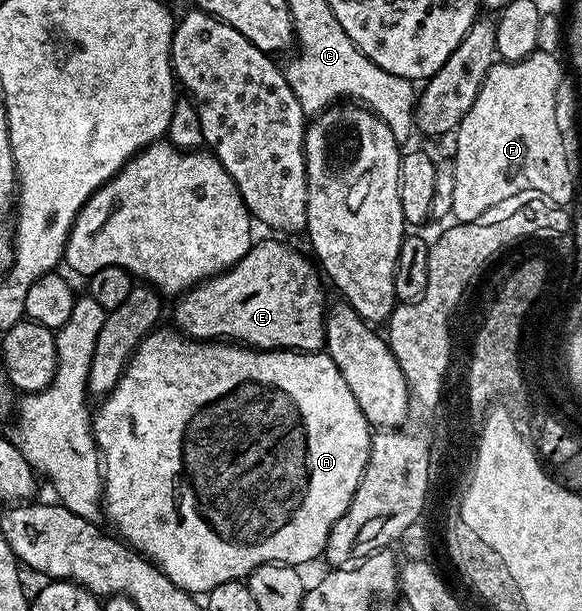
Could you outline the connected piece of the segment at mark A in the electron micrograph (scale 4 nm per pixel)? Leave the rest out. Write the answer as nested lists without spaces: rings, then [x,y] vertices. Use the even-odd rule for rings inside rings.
[[[152,329],[148,331],[147,335],[139,340],[139,346],[131,352],[131,357],[128,359],[126,367],[123,368],[123,375],[115,383],[115,388],[112,391],[106,392],[104,399],[107,400],[100,405],[99,412],[95,415],[95,420],[92,423],[90,420],[89,423],[89,431],[91,427],[92,433],[95,434],[95,443],[99,446],[100,453],[107,458],[107,476],[102,476],[101,487],[105,495],[107,491],[107,519],[116,527],[114,530],[117,532],[118,538],[150,559],[162,571],[165,577],[169,577],[169,581],[173,581],[173,585],[177,585],[182,591],[190,591],[192,593],[206,593],[212,591],[214,587],[222,583],[246,580],[253,569],[257,569],[266,563],[304,565],[303,563],[317,558],[318,555],[320,558],[326,552],[327,538],[333,529],[333,525],[351,508],[351,499],[355,496],[355,491],[359,488],[360,483],[363,482],[363,471],[367,468],[368,461],[371,460],[373,428],[368,423],[365,413],[361,409],[361,405],[357,405],[357,397],[353,395],[349,389],[349,385],[345,383],[345,377],[341,375],[341,369],[331,360],[330,355],[320,353],[319,351],[256,349],[250,345],[240,345],[235,341],[204,341],[194,337],[188,337],[178,330],[176,330],[177,332],[159,330]]]

